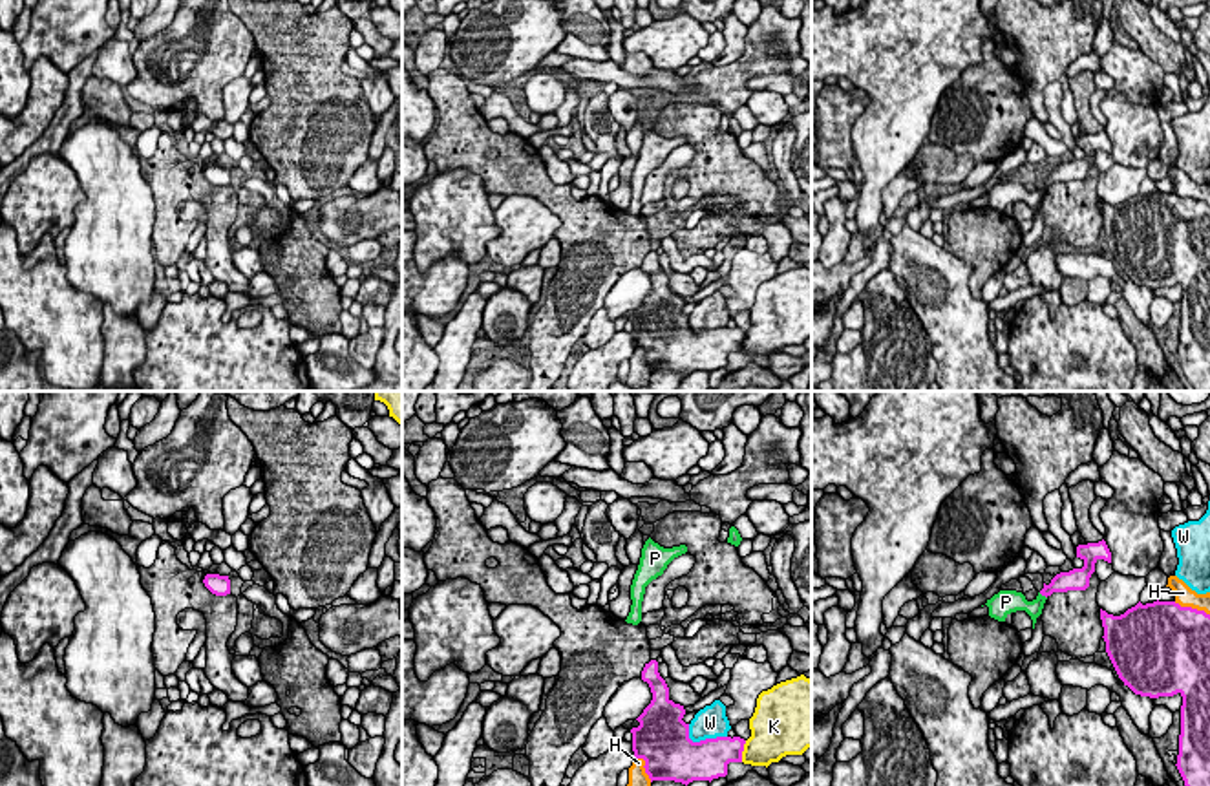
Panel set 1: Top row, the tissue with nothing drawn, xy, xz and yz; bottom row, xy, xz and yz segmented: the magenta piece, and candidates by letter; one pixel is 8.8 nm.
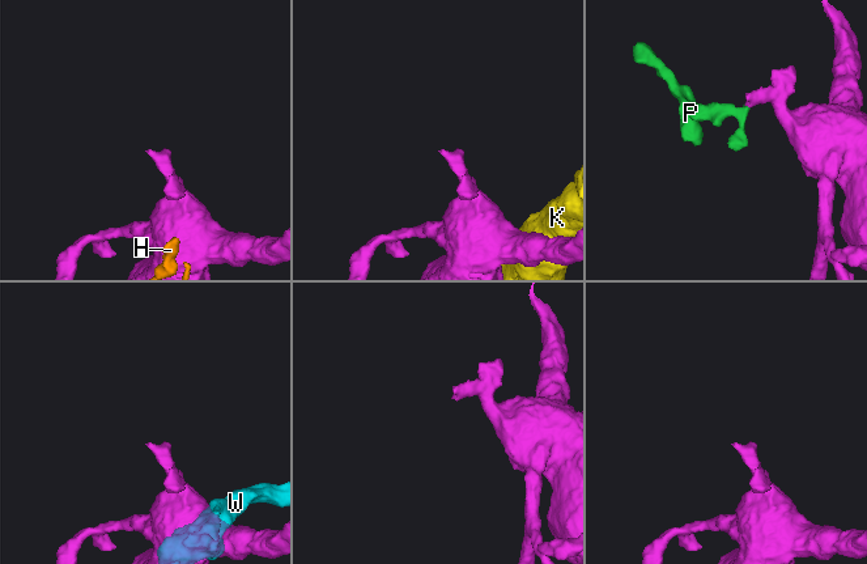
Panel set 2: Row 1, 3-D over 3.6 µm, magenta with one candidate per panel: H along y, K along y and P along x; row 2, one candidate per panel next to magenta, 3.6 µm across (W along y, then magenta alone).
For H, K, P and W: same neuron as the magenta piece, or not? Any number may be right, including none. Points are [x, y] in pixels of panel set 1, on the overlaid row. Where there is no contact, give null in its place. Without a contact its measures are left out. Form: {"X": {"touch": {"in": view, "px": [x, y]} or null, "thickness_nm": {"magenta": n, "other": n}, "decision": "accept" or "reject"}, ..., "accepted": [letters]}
{"H": {"touch": {"in": "yz", "px": [1190, 607]}, "thickness_nm": {"magenta": 480, "other": 180}, "decision": "reject"}, "K": {"touch": {"in": "xz", "px": [741, 752]}, "thickness_nm": {"magenta": 300, "other": 320}, "decision": "reject"}, "P": {"touch": {"in": "yz", "px": [1042, 594]}, "thickness_nm": {"magenta": 170, "other": 160}, "decision": "accept"}, "W": {"touch": {"in": "xz", "px": [702, 741]}, "thickness_nm": {"magenta": 400, "other": 280}, "decision": "reject"}, "accepted": ["P"]}

